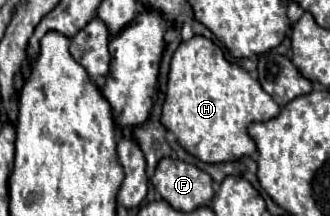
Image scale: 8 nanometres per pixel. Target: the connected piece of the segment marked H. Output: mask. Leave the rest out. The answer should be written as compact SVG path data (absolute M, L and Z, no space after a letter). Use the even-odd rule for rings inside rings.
M204 36L182 42L170 62L168 90L162 108L162 124L176 134L180 146L202 162L230 162L256 152L248 136L252 122L278 116L280 106L266 94L256 78L226 60L222 48Z

